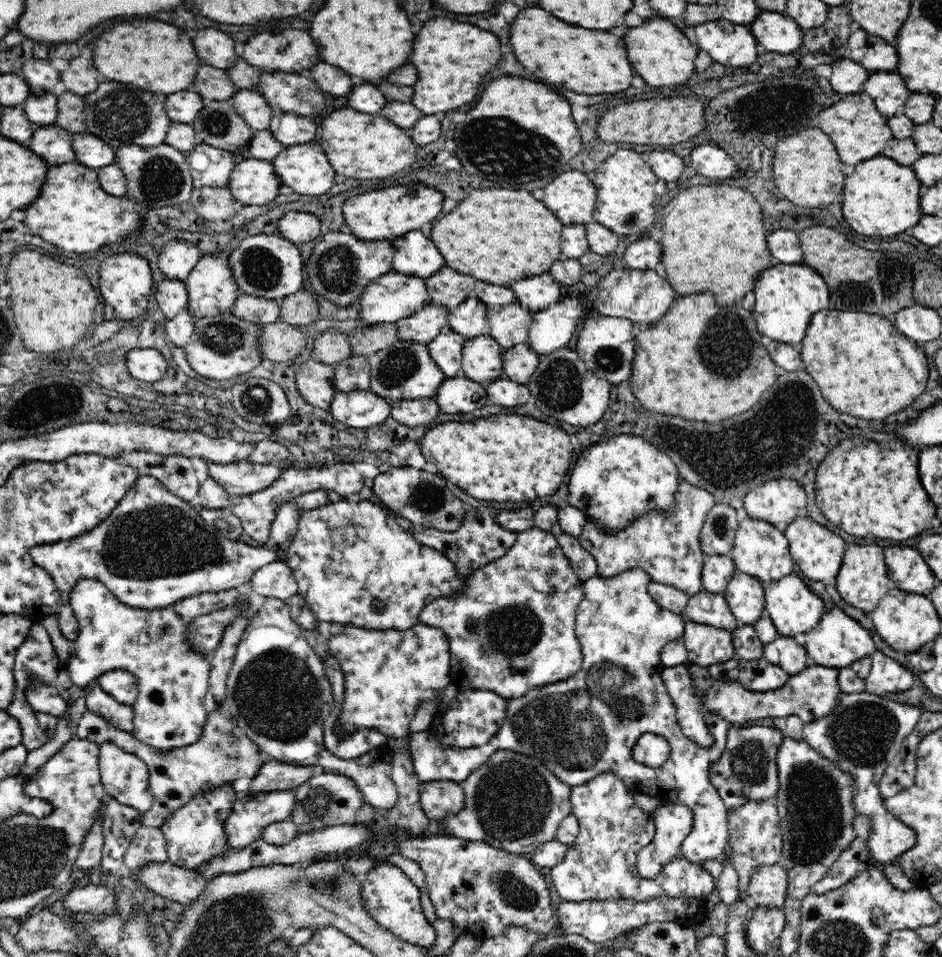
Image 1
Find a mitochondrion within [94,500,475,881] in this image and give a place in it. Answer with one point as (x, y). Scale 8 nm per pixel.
(159, 541)

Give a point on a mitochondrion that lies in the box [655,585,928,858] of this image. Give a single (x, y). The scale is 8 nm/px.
(863, 733)

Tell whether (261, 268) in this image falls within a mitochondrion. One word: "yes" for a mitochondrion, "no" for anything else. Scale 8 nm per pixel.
yes

